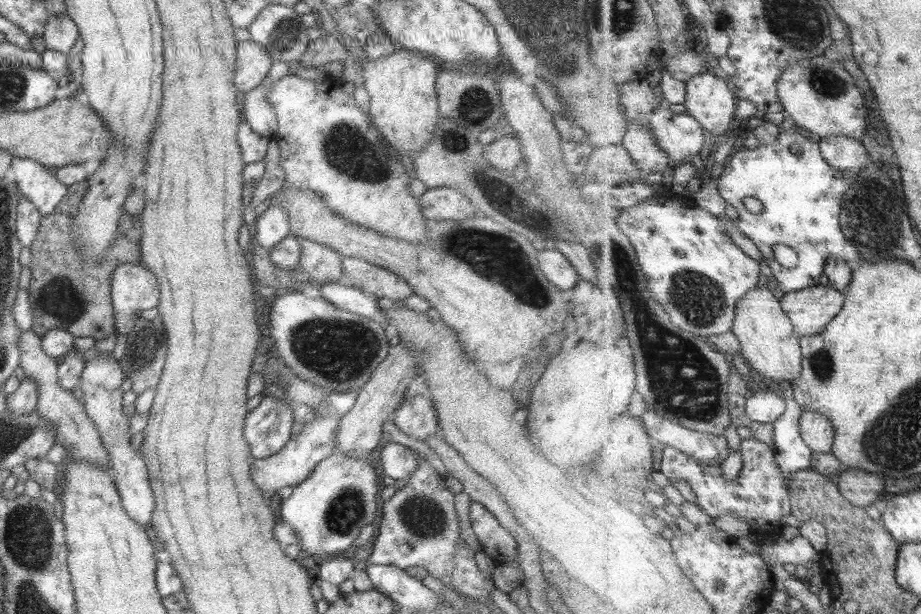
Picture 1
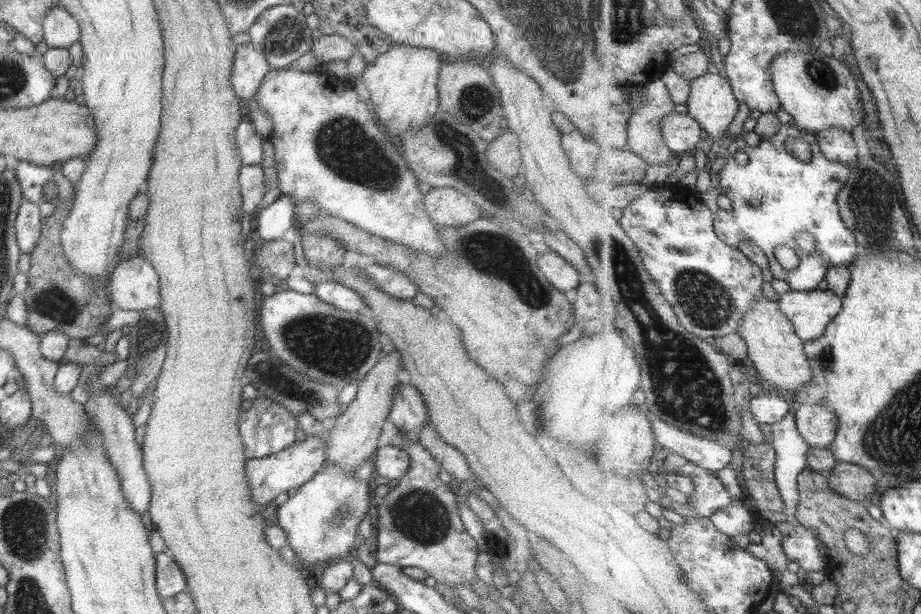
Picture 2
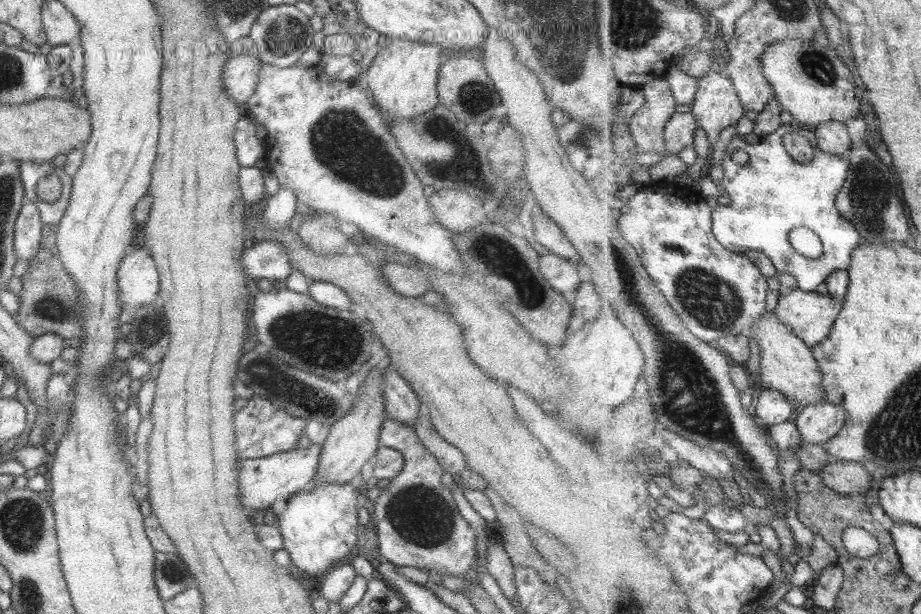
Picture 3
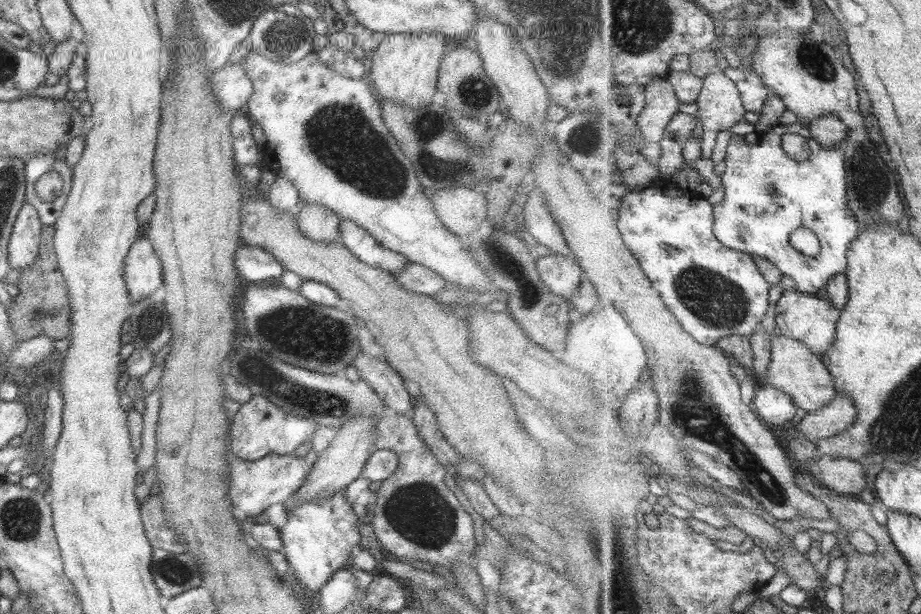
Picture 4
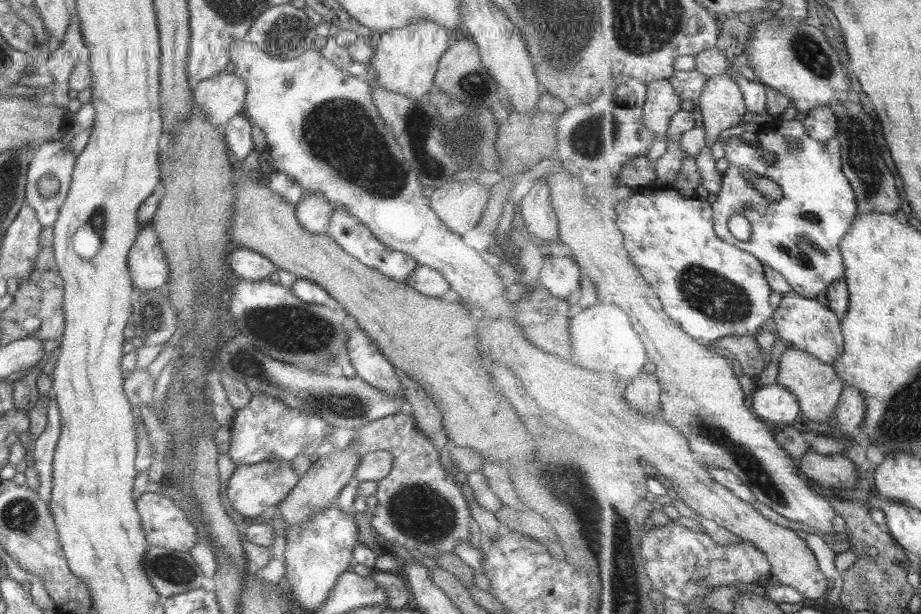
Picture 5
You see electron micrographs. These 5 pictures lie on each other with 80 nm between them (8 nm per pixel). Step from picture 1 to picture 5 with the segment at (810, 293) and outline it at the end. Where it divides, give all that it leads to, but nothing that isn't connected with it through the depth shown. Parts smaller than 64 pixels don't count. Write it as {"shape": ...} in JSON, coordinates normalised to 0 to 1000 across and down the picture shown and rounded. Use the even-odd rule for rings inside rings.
{"shape":[[[861,472],[852,477],[839,520],[843,541],[853,564],[873,570],[898,593],[910,588],[919,568],[914,520],[900,497],[891,495],[884,485],[876,485]]]}

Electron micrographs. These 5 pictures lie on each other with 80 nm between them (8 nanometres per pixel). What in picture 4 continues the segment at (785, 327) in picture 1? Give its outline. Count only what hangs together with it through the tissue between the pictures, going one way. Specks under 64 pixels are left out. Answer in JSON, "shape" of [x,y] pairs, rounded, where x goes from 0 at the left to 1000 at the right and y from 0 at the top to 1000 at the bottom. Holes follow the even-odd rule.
{"shape":[[[843,534],[836,550],[836,590],[827,619],[832,629],[839,629],[861,647],[861,655],[875,671],[897,663],[909,643],[907,621],[897,590],[886,578],[879,564],[868,552],[851,546]]]}

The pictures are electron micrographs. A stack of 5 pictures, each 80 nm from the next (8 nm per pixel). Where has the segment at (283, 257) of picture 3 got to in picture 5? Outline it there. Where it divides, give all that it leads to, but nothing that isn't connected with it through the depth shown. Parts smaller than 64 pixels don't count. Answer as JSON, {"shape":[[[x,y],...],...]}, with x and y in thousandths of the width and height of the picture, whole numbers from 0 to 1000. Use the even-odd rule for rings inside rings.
{"shape":[[[252,404],[245,419],[250,446],[270,459],[282,458],[300,443],[300,433],[283,412],[269,404]]]}

